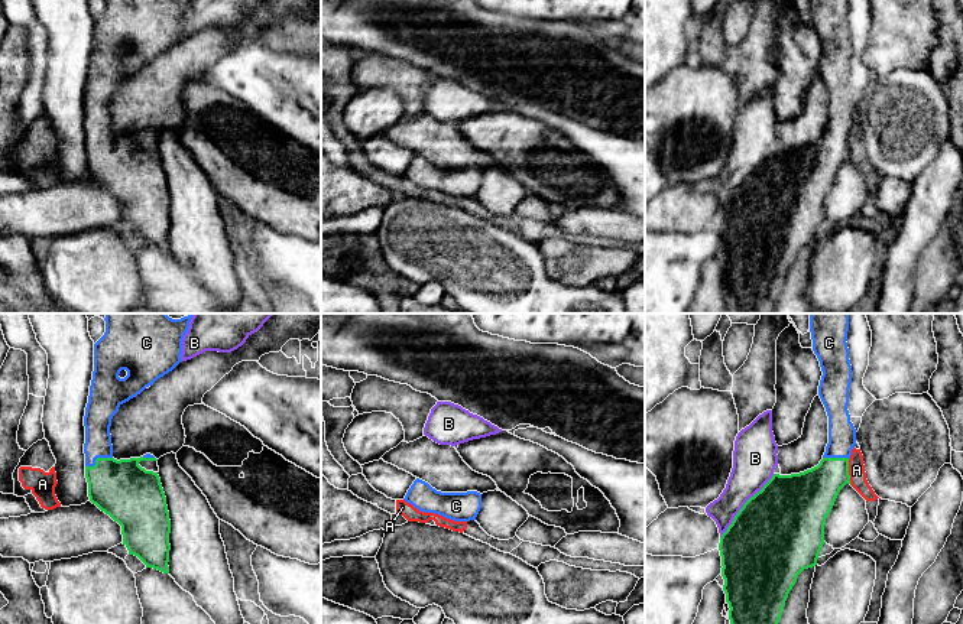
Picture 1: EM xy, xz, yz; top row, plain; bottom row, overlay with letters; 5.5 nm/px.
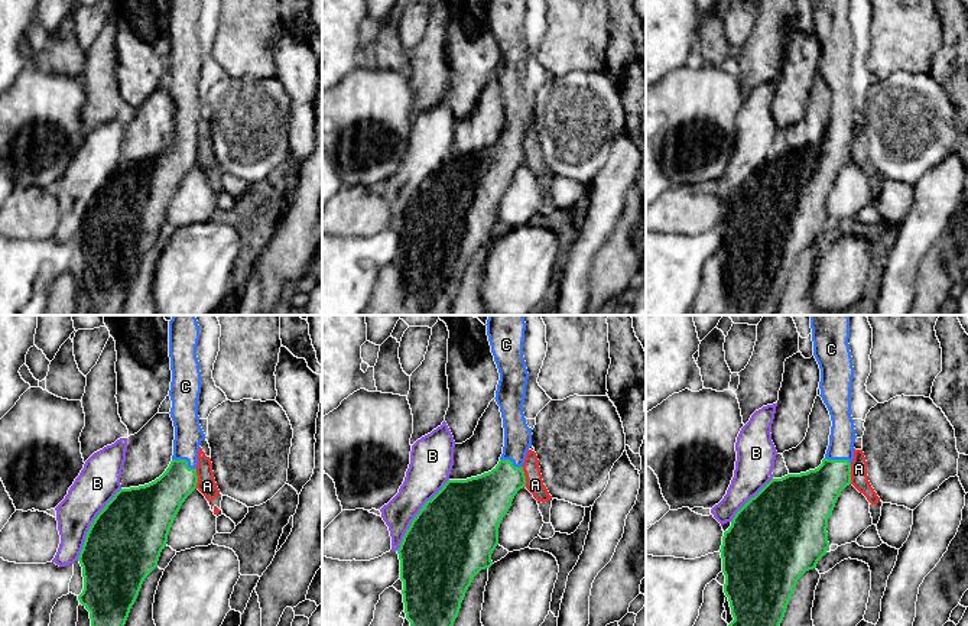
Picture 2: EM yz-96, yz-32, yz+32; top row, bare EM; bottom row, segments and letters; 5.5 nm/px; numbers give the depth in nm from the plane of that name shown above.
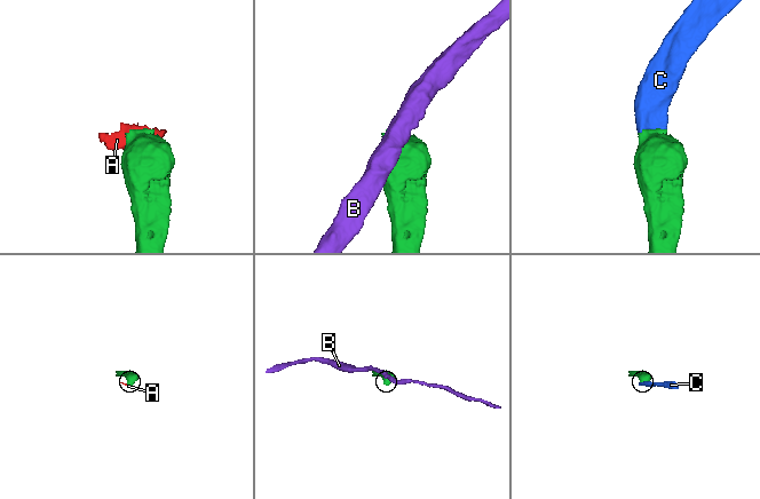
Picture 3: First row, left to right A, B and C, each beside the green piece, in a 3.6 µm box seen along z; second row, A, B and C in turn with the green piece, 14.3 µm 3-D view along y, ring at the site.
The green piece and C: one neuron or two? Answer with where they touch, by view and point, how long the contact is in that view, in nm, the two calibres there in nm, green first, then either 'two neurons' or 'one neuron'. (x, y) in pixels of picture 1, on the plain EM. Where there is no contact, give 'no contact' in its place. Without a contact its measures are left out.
contact xy (97, 135); length 160 nm; calibres 320 and 160 nm; one neuron

